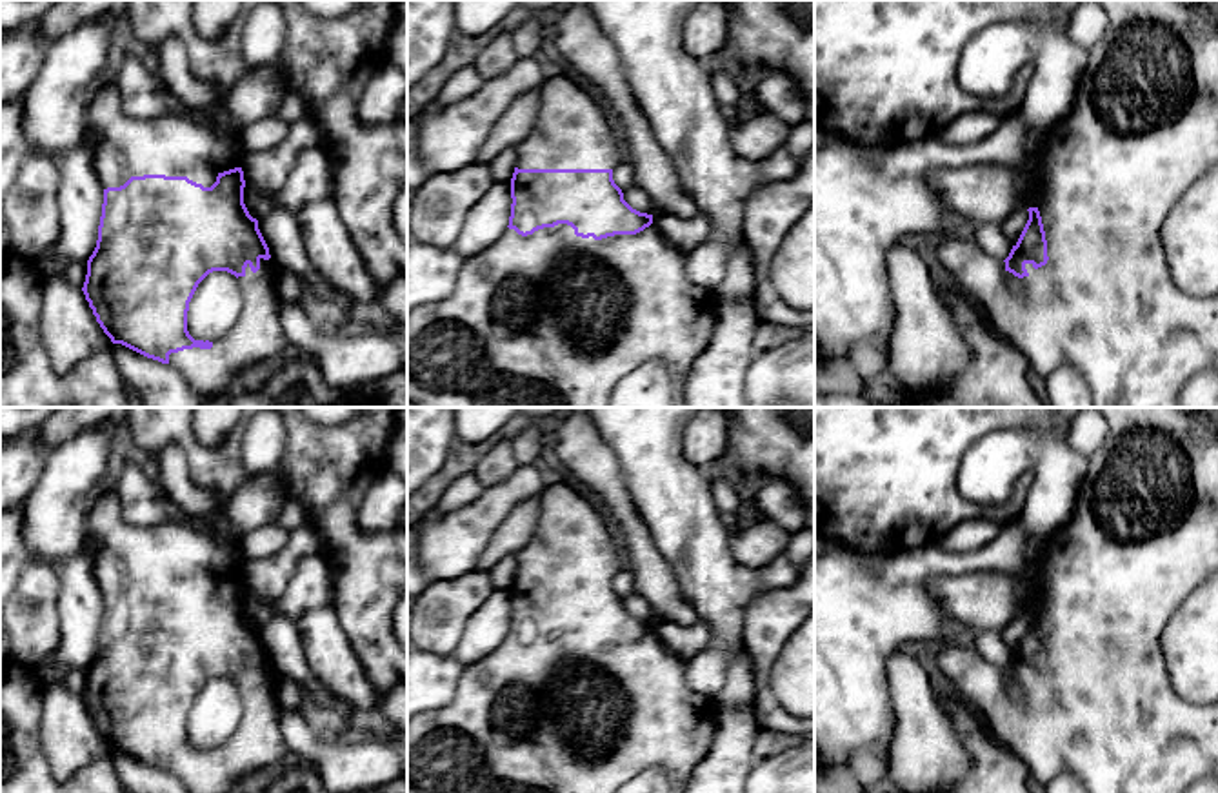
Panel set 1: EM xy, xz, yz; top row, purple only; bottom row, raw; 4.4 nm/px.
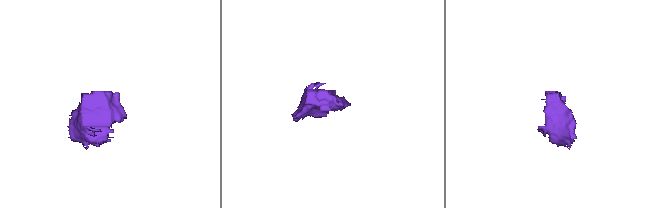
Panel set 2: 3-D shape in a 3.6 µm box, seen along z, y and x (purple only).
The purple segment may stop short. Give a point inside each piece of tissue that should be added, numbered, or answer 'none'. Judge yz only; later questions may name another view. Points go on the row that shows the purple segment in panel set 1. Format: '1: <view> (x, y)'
1: yz (1142, 128)

